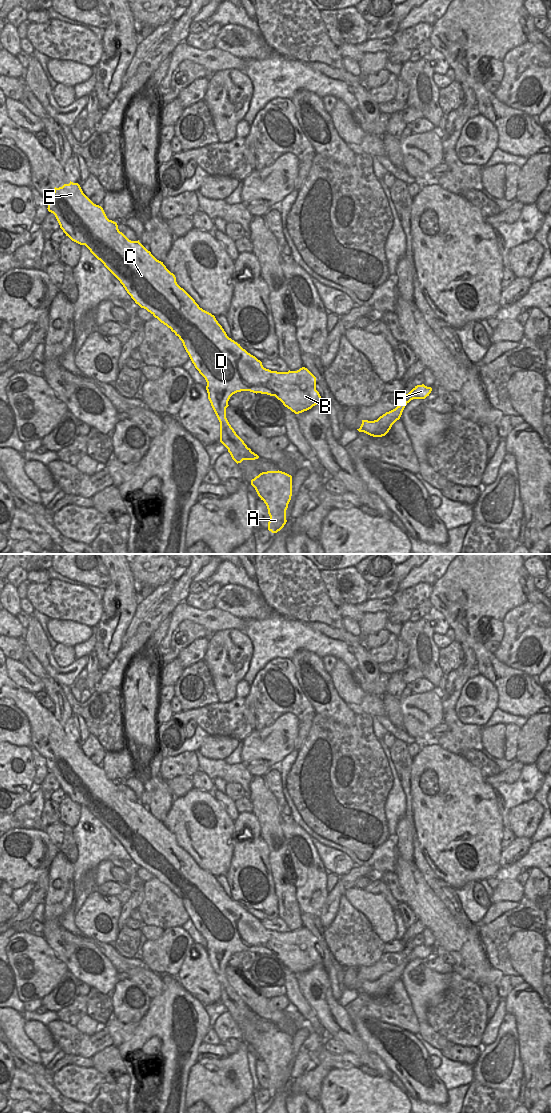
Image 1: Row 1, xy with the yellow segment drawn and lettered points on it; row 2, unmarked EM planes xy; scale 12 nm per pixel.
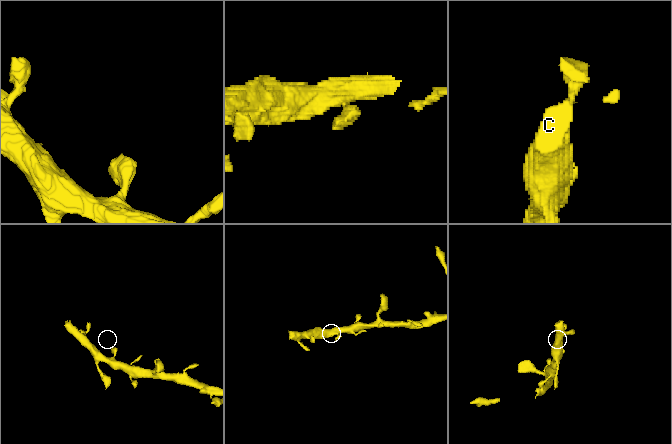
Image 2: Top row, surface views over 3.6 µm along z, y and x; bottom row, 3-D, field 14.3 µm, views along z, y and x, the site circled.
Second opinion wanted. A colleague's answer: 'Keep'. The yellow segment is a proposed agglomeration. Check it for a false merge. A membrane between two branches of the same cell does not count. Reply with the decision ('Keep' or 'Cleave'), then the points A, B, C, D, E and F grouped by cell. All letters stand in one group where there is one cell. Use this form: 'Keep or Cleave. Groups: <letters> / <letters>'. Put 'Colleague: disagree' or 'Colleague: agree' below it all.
Keep. Groups: A B C D E F.
Colleague: agree

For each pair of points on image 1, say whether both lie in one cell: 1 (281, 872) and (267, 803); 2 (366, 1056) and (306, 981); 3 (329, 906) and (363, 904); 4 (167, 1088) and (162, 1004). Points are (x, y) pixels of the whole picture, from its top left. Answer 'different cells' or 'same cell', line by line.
1: same cell
2: same cell
3: different cells
4: same cell

